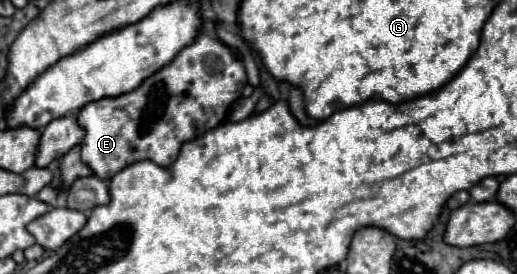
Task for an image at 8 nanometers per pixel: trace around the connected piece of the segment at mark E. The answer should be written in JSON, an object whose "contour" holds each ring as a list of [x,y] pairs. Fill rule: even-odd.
{"contour":[[[199,34],[193,40],[193,44],[185,46],[167,66],[157,70],[153,76],[145,78],[135,90],[121,94],[113,100],[107,98],[107,100],[91,102],[79,112],[77,122],[85,132],[83,142],[81,142],[81,160],[101,180],[109,180],[119,170],[141,160],[151,160],[163,168],[169,168],[175,162],[179,154],[179,146],[183,142],[197,138],[199,134],[219,126],[227,118],[227,112],[231,110],[233,102],[241,98],[245,84],[247,84],[245,68],[231,54],[231,50],[225,44],[221,44],[217,38]]]}

